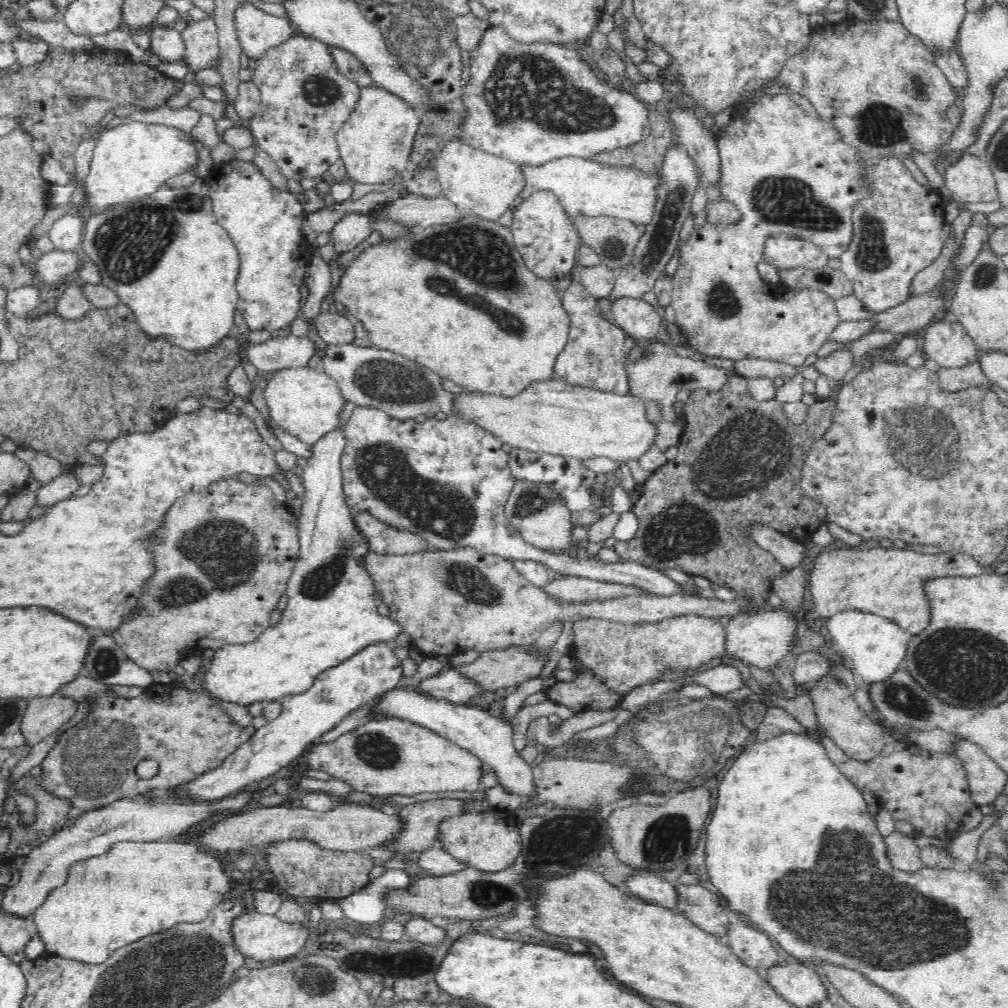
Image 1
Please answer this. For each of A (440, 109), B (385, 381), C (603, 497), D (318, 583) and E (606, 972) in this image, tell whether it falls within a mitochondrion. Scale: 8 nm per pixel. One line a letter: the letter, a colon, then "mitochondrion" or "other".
A: other
B: mitochondrion
C: other
D: mitochondrion
E: other

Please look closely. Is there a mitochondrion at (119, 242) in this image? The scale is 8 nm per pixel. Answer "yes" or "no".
yes

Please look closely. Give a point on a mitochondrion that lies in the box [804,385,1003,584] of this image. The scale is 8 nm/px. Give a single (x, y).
(911, 435)

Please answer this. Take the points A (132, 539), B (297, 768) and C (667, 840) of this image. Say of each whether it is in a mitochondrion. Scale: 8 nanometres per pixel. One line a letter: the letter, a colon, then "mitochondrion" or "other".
A: other
B: other
C: mitochondrion

